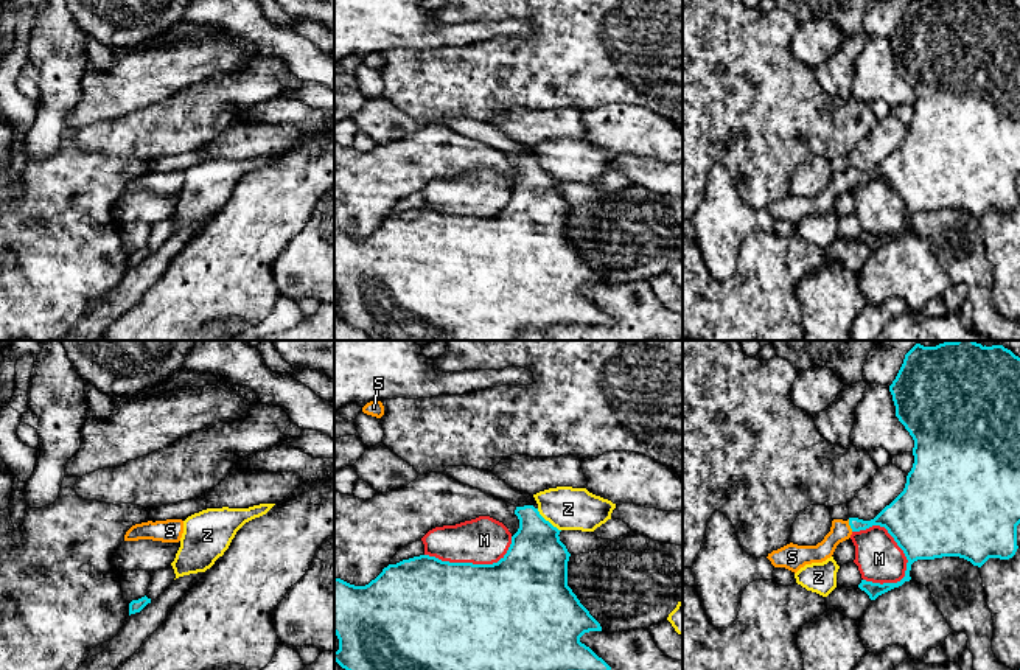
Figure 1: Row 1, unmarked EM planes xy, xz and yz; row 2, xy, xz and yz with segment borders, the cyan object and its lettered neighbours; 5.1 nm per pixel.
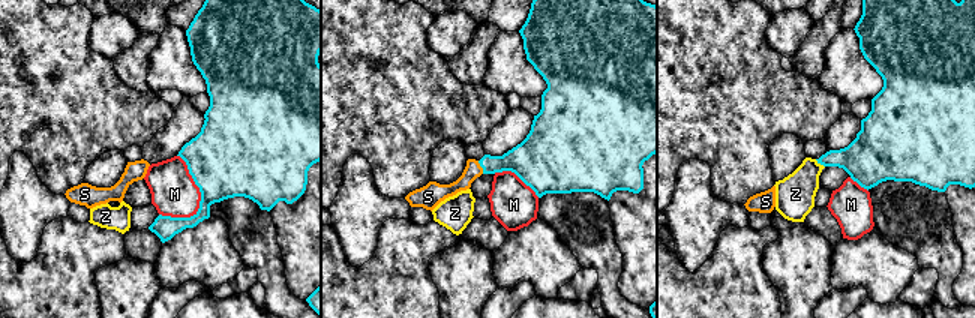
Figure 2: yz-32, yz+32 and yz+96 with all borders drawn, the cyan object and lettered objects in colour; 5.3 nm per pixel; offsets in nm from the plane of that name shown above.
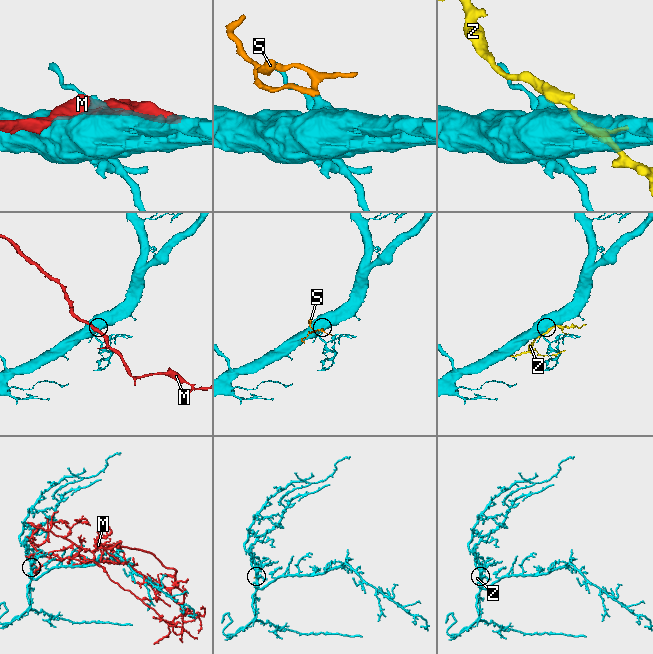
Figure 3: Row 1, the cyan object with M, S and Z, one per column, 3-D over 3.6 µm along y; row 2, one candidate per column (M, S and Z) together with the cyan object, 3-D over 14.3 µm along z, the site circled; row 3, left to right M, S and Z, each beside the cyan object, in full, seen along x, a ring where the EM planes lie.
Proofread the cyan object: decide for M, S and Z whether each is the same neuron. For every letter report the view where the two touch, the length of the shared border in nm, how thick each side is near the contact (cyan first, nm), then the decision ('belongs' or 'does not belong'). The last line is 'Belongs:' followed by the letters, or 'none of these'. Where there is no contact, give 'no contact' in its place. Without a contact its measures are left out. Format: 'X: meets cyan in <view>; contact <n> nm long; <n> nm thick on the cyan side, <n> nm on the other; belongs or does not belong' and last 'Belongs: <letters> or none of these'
M: meets cyan in yz; contact 360 nm long; 420 nm thick on the cyan side, 240 nm on the other; does not belong
S: meets cyan in yz; contact 70 nm long; 160 nm thick on the cyan side, 110 nm on the other; belongs
Z: meets cyan in xz; contact 170 nm long; 340 nm thick on the cyan side, 220 nm on the other; does not belong
Belongs: S

